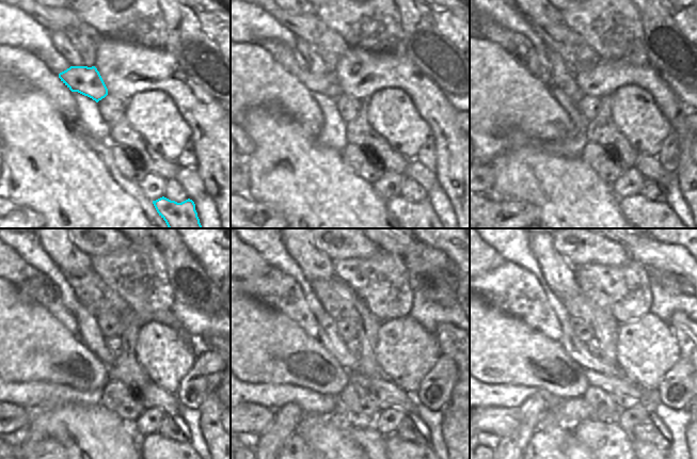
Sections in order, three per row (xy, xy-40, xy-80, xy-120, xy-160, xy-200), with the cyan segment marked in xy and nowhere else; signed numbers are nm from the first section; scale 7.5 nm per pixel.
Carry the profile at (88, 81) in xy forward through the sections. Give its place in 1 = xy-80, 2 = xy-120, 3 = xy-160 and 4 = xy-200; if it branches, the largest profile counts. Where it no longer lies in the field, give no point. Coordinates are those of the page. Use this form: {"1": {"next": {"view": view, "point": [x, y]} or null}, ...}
{"1": {"next": {"view": "xy-80", "point": [515, 43]}}, "2": {"next": {"view": "xy-120", "point": [13, 268]}}, "3": {"next": {"view": "xy-160", "point": [252, 265]}}, "4": {"next": {"view": "xy-200", "point": [491, 259]}}}

